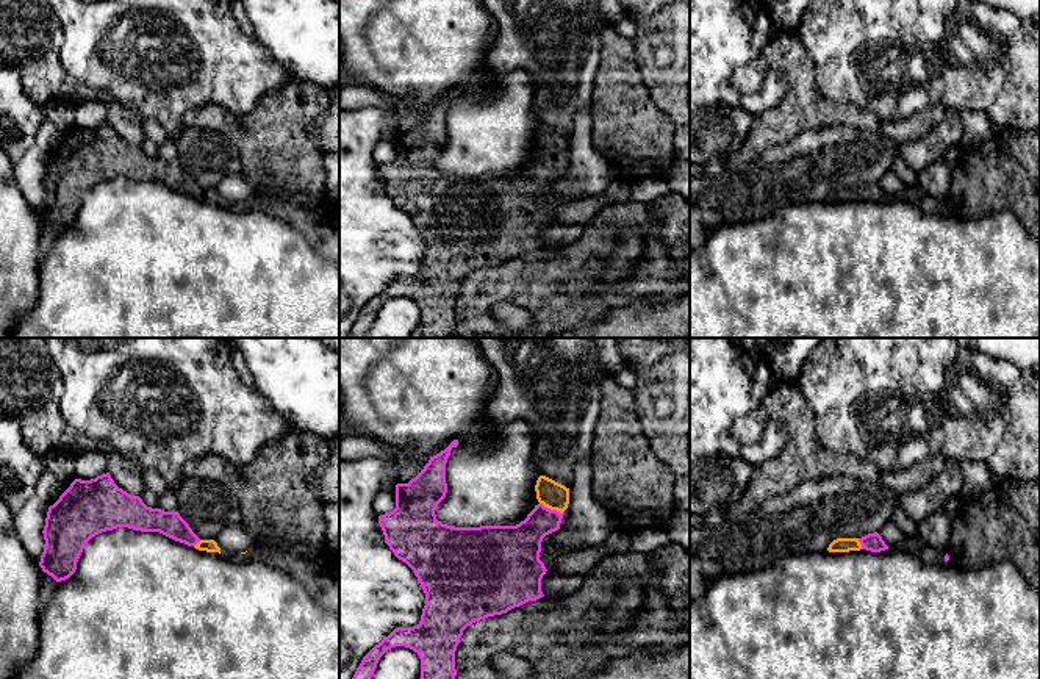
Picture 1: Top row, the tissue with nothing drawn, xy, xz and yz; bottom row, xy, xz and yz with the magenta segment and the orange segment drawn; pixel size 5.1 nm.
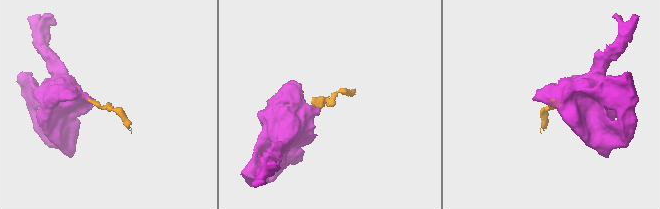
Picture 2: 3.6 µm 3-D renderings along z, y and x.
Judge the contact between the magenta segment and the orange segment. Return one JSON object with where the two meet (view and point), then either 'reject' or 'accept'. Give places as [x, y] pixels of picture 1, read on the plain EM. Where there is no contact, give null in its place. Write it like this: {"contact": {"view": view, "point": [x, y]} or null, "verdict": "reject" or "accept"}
{"contact": {"view": "xz", "point": [549, 158]}, "verdict": "accept"}

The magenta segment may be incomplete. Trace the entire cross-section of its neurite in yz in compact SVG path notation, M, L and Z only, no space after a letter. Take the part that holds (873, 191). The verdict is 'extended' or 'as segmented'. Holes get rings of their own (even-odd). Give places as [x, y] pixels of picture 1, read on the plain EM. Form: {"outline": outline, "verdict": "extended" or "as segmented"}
{"outline": "M874 181L862 188L837 188L827 197L829 202L849 202L849 200L860 200L860 199L880 202L888 199L888 196L882 189L882 186L877 181Z", "verdict": "extended"}

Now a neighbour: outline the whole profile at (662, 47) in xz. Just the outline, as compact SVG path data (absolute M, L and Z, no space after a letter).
M690 0L629 17L638 25L635 58L652 100L676 127L690 125Z

